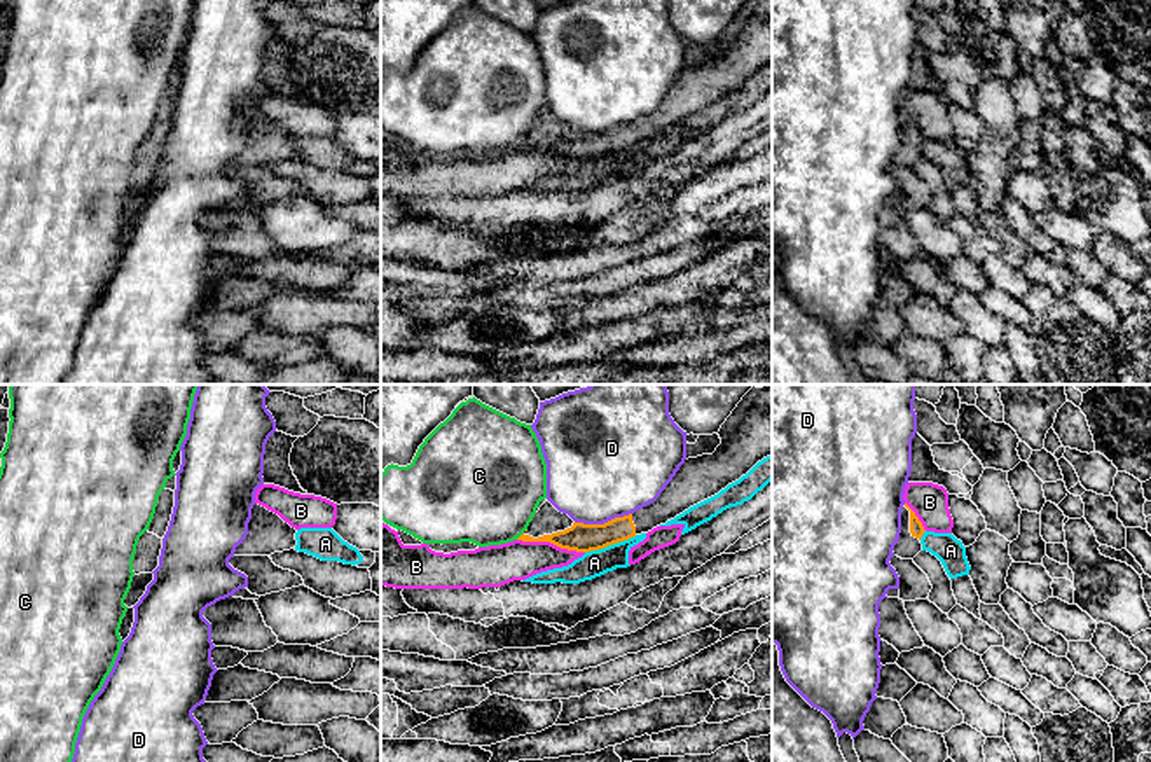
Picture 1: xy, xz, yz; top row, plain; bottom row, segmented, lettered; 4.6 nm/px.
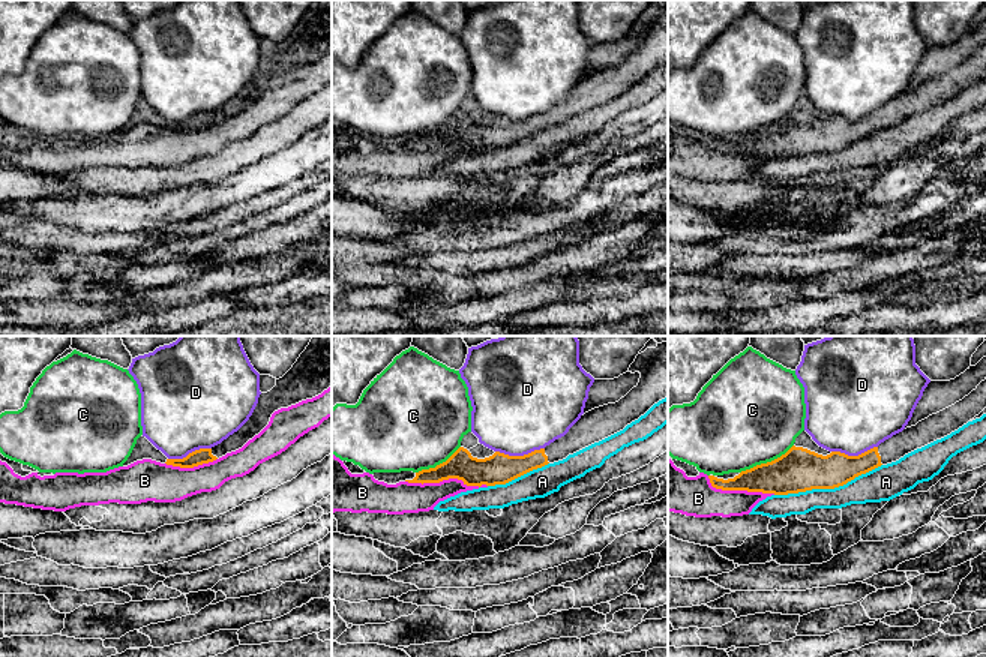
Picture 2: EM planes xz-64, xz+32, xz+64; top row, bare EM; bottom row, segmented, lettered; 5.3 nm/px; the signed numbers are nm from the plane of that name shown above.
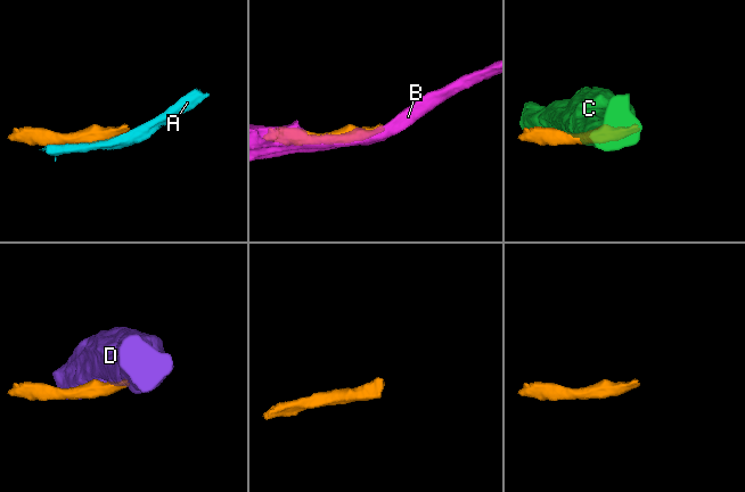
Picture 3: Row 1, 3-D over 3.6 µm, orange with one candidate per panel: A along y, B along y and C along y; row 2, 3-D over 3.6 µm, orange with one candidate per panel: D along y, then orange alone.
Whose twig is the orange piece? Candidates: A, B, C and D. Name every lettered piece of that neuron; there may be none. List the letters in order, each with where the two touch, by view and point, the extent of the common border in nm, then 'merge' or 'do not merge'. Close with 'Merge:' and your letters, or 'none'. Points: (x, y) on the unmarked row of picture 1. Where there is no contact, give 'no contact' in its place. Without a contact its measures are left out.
A: xz (610, 152) | 260 nm | do not merge
B: xz (551, 151) | 320 nm | do not merge
C: xz (523, 142) | 80 nm | do not merge
D: xz (605, 131) | 260 nm | do not merge
Merge: none

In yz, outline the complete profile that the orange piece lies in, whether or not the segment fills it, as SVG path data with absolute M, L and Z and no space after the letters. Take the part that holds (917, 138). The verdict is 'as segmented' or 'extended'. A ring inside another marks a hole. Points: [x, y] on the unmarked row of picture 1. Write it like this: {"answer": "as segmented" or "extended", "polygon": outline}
{"answer": "extended", "polygon": "M905 112L901 117L899 149L893 157L894 164L901 168L913 168L922 159L920 147L924 140L926 138L915 121Z"}

